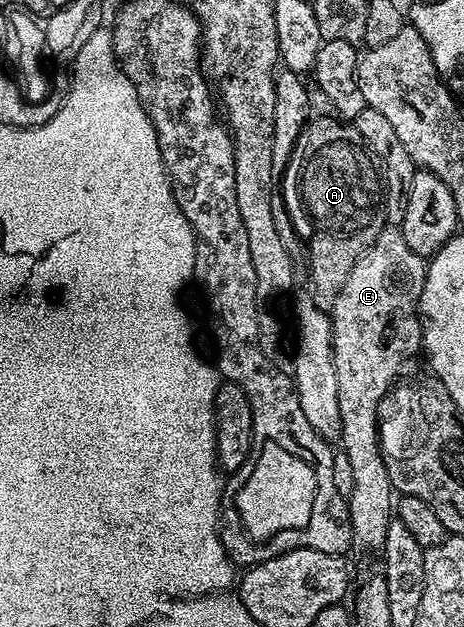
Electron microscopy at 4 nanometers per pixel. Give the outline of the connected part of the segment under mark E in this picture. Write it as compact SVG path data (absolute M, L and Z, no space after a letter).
M396 227L382 228L379 238L355 262L331 313L333 321L333 361L335 378L339 378L339 418L341 419L340 447L351 461L351 494L347 498L353 544L358 548L384 549L387 526L395 516L395 493L381 457L379 413L381 400L402 378L414 375L417 363L422 363L421 318L417 303L425 281L426 257L415 254Z

